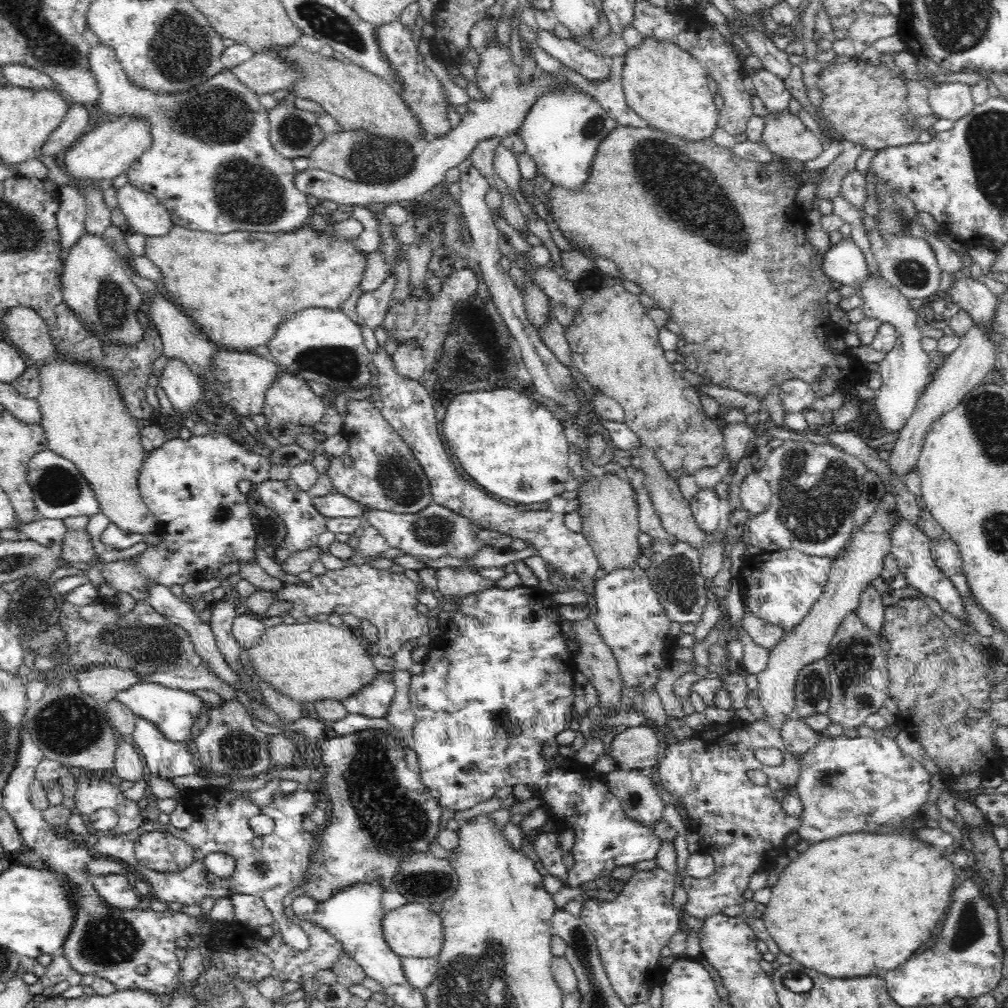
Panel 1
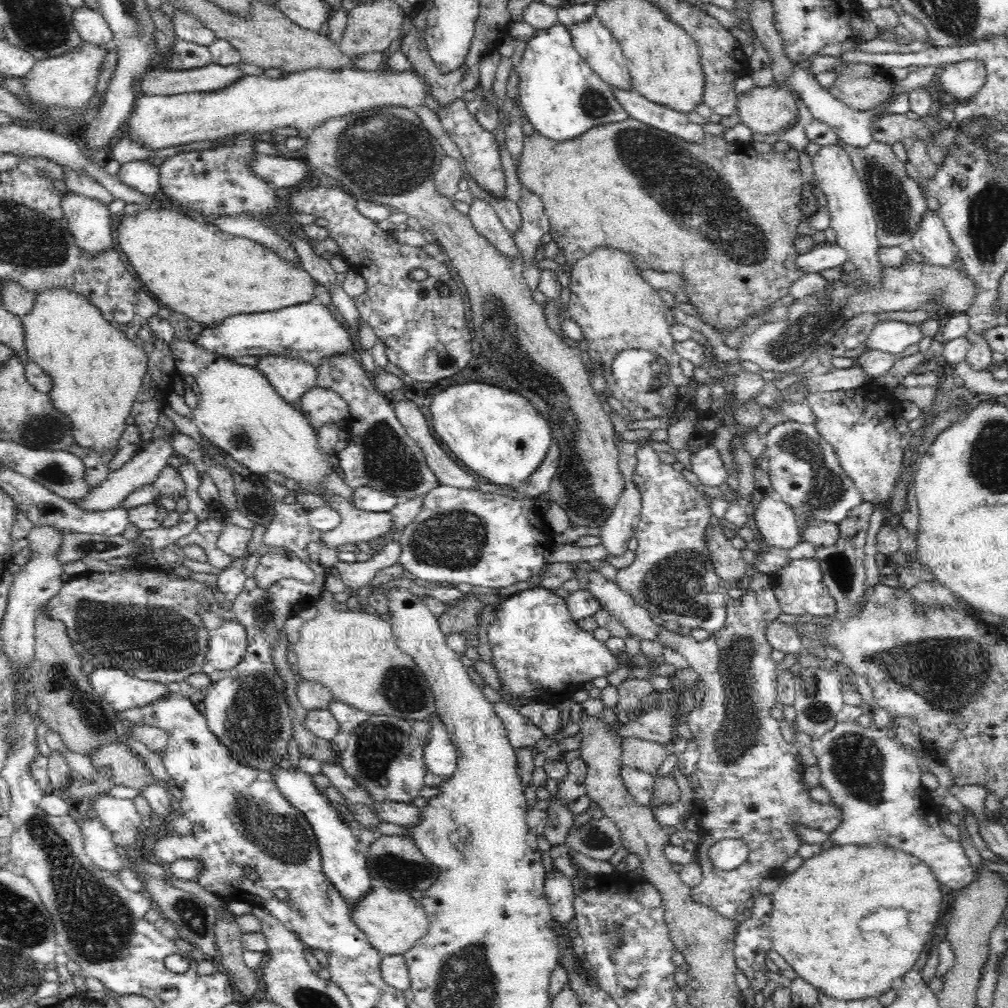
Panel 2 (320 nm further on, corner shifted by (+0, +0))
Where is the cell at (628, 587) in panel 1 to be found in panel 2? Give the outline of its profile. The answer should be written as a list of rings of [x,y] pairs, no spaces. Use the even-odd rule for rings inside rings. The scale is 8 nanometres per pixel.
[[[632,478],[625,482],[624,492],[616,508],[600,528],[602,545],[606,547],[608,555],[616,556],[619,562],[622,554],[628,550],[628,541],[634,536],[642,514],[642,496],[637,489],[638,486]]]

